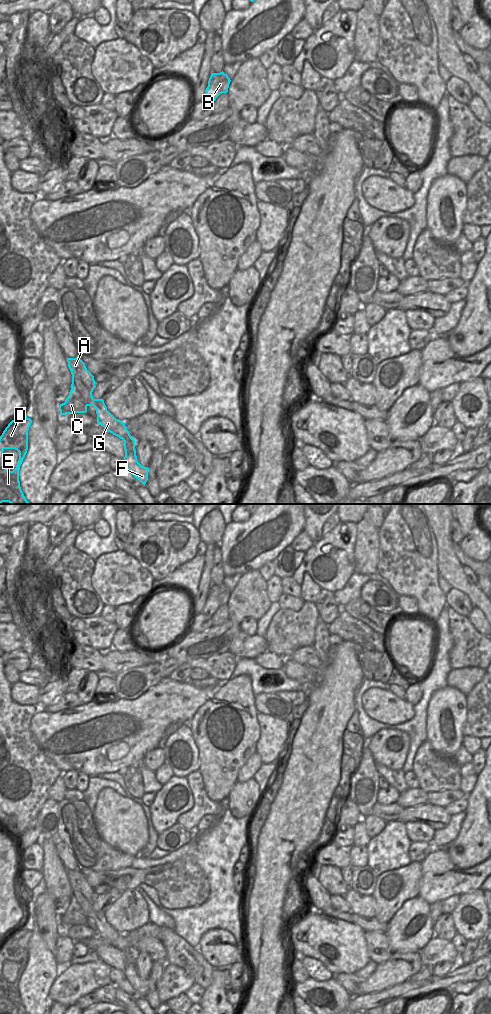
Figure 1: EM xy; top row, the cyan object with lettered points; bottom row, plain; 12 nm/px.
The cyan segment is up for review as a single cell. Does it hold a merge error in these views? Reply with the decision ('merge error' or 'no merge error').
merge error

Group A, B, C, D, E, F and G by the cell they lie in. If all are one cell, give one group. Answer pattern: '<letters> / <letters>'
A F G / B C D E

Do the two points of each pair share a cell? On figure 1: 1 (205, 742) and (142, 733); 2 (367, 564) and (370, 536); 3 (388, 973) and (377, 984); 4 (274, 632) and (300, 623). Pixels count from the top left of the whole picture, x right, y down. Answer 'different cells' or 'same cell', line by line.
1: different cells
2: same cell
3: same cell
4: same cell

